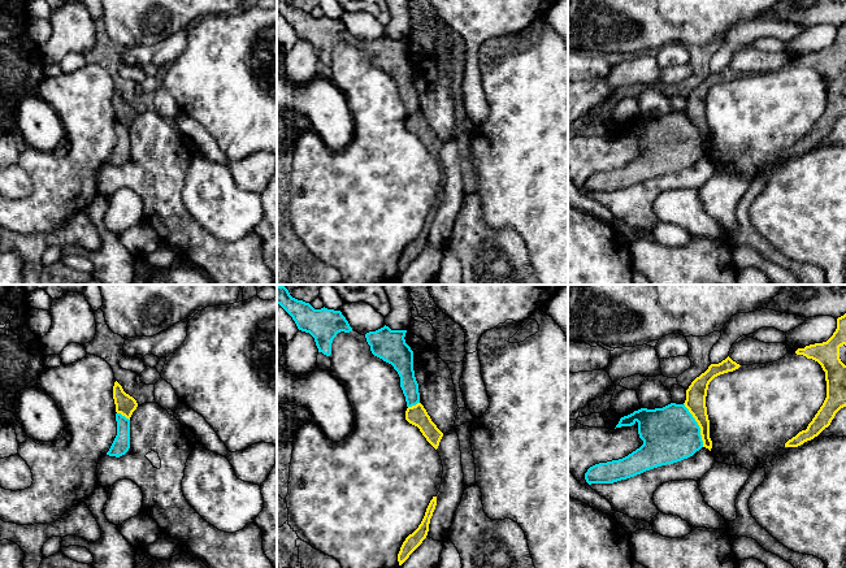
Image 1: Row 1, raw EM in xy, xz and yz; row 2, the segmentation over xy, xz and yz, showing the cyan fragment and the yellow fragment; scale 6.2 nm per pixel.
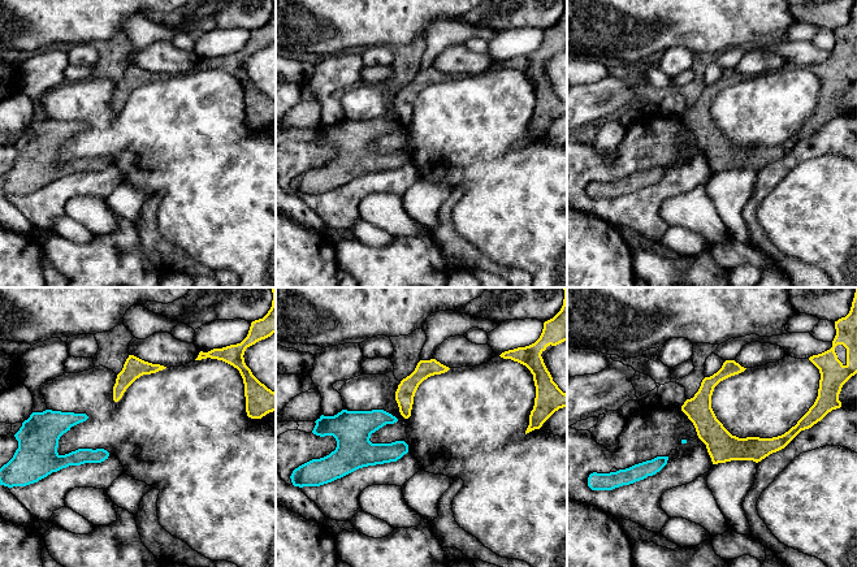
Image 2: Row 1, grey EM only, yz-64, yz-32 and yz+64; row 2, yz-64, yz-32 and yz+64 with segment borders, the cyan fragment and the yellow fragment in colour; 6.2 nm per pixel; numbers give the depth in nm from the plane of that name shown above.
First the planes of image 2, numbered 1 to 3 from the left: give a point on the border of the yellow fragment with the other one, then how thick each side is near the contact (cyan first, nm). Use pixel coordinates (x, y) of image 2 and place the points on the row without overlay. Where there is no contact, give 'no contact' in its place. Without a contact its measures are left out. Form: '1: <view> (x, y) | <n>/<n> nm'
1: no contact
2: no contact
3: no contact

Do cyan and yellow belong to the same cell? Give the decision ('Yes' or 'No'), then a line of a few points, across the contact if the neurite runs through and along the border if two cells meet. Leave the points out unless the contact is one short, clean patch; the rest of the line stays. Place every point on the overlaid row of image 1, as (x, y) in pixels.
No. Line: yz (684, 403), (699, 428), (703, 446)

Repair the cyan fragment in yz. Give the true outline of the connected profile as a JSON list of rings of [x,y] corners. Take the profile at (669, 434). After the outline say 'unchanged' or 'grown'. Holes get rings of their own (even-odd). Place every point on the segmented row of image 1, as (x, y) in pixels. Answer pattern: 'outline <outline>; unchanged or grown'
outline [[[685,404],[641,408],[621,417],[616,428],[632,426],[635,422],[643,445],[622,459],[590,467],[585,473],[589,485],[626,480],[687,459],[703,447],[700,428]]]; unchanged

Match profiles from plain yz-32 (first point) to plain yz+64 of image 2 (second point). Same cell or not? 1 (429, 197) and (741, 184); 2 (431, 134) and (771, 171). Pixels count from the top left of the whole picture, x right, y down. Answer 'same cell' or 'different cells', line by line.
1: same cell
2: different cells

